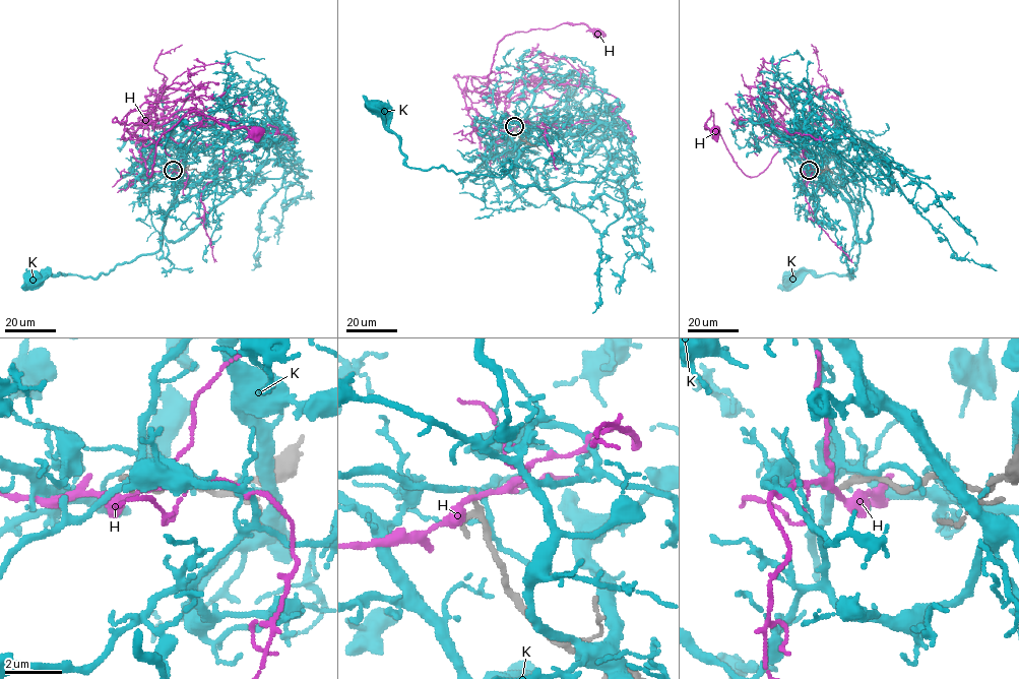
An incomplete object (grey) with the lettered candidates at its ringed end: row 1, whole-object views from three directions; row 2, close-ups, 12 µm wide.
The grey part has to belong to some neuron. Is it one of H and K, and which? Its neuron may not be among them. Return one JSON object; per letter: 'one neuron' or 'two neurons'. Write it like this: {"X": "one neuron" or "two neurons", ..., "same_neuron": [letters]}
{"H": "two neurons", "K": "two neurons", "same_neuron": []}

